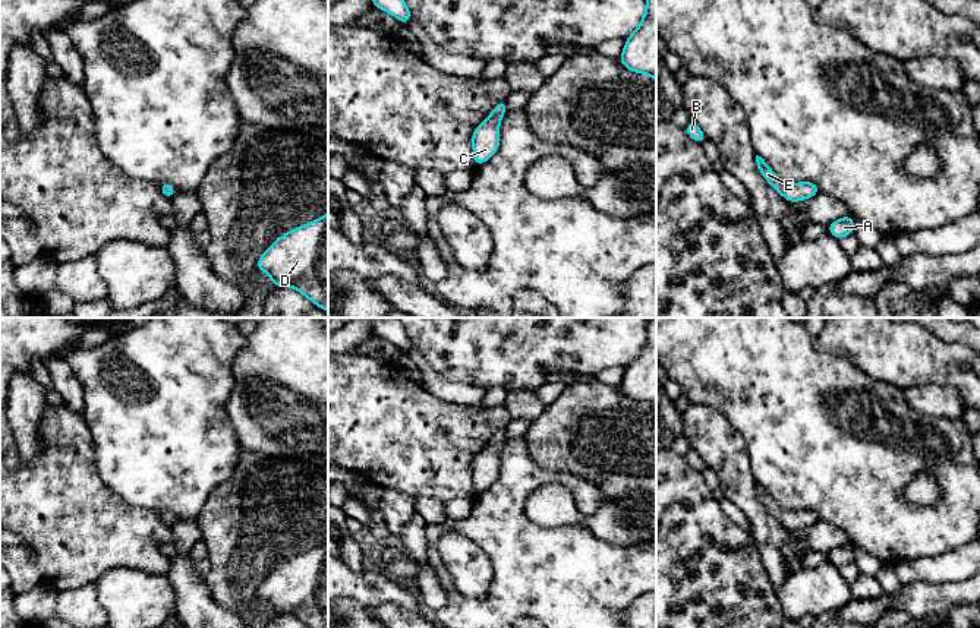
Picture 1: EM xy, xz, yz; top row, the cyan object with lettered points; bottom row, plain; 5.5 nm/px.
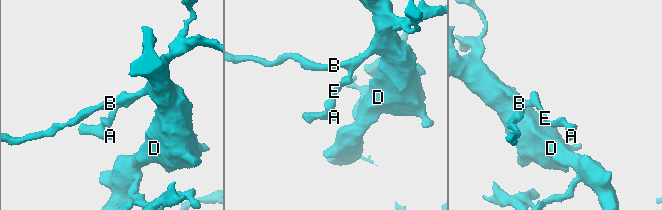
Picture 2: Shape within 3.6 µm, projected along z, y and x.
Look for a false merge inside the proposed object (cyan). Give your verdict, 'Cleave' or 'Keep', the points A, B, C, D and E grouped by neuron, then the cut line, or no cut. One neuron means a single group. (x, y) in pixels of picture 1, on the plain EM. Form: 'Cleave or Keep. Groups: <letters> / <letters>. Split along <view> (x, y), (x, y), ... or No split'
Keep. Groups: A B C D E. No split

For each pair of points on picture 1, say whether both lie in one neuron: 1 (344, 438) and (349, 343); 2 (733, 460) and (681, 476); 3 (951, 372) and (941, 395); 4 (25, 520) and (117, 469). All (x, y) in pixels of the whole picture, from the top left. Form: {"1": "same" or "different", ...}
{"1": "different", "2": "different", "3": "different", "4": "different"}

